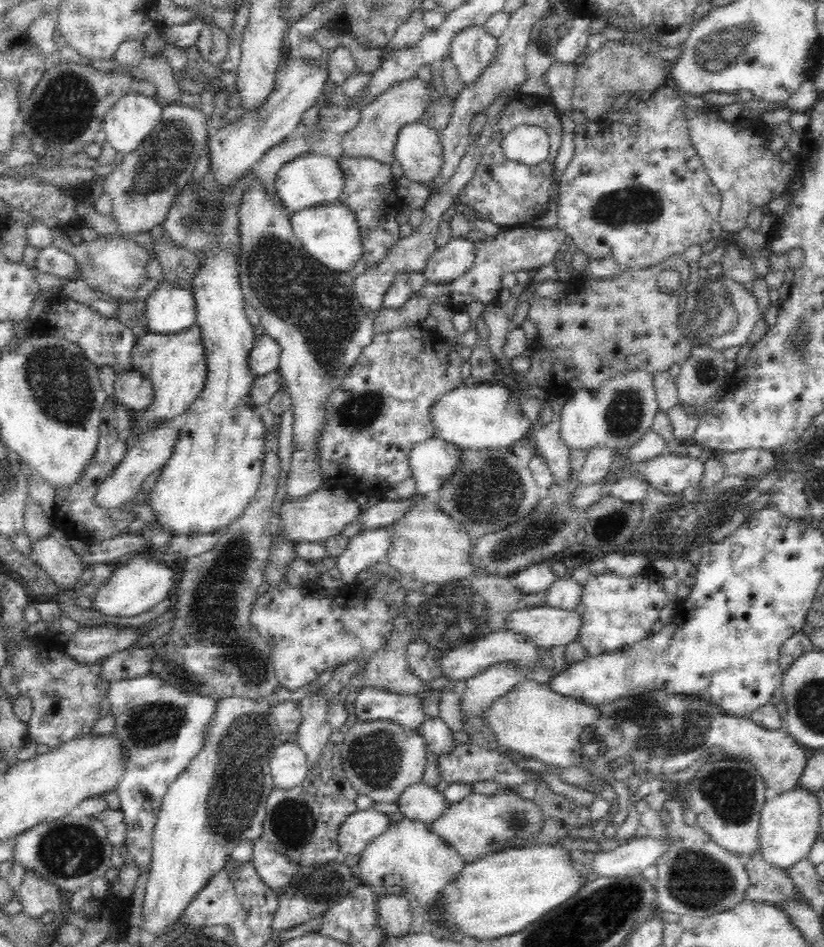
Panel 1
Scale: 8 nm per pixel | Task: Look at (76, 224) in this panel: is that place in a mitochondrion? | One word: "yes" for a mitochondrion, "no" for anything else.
no

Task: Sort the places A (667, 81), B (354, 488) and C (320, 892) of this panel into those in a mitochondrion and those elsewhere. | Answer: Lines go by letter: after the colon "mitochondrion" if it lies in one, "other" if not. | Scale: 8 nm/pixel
A: other
B: other
C: mitochondrion

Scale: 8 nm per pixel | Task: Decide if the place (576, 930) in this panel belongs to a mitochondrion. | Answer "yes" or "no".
yes

